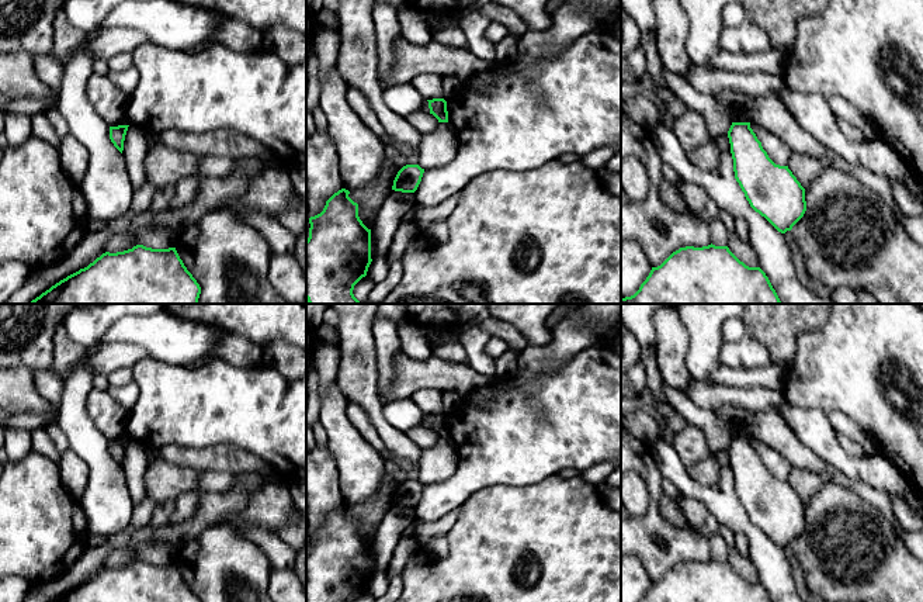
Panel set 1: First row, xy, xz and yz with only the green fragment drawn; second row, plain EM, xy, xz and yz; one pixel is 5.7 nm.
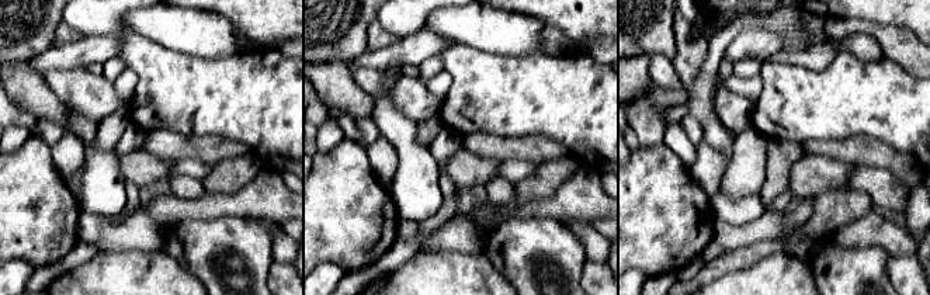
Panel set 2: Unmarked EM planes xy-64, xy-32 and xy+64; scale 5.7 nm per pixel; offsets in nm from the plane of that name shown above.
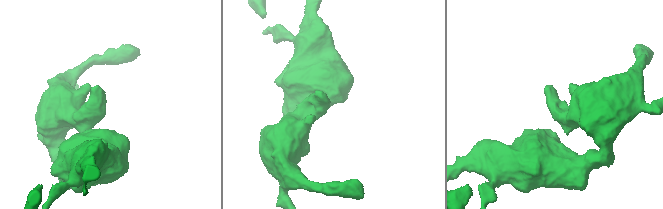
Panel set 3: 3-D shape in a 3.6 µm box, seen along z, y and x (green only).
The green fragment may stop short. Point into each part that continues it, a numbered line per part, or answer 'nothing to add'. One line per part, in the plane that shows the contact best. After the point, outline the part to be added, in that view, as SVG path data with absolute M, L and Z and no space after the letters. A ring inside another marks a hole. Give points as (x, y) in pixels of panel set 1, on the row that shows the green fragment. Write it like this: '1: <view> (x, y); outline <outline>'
nothing to add

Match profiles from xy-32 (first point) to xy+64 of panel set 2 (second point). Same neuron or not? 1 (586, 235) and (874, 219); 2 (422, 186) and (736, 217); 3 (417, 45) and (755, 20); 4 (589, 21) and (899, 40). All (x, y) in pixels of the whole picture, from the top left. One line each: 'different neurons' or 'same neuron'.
1: same neuron
2: same neuron
3: different neurons
4: different neurons

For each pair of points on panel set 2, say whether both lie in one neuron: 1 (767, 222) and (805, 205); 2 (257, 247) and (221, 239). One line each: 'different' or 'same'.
1: same
2: same

